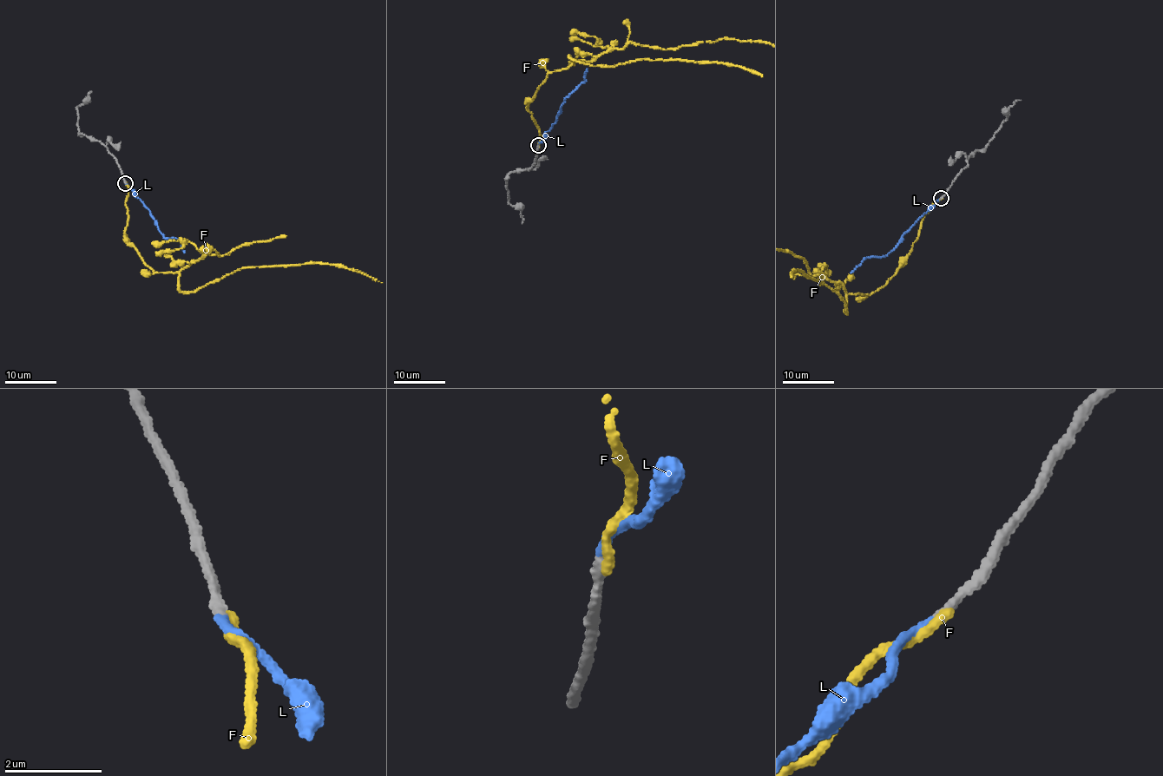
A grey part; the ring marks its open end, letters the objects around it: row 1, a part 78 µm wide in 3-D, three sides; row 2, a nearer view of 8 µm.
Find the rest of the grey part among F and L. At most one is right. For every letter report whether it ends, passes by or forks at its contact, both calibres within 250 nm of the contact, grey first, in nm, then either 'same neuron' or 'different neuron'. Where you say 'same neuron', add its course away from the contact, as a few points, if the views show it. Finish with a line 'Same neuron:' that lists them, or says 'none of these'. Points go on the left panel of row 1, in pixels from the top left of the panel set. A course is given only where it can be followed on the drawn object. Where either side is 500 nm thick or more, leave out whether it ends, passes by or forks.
F: it ends there; 180 nm thick on the grey side, 180 nm on the other; different neuron
L: it ends there; 180 nm thick on the grey side, 160 nm on the other; same neuron; it runs (124, 183), (149, 211), (164, 237), (177, 239), (185, 253)
Same neuron: L

